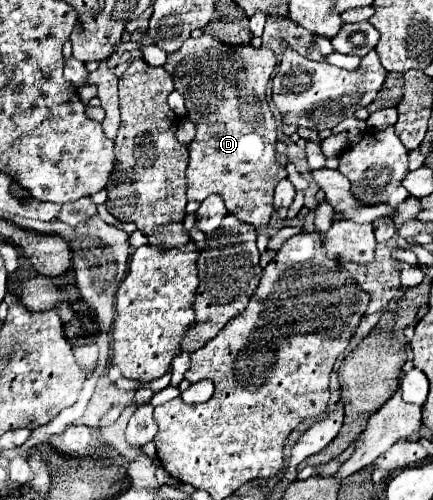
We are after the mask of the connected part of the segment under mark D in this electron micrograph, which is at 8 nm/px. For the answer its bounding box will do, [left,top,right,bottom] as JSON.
[165,36,287,228]

